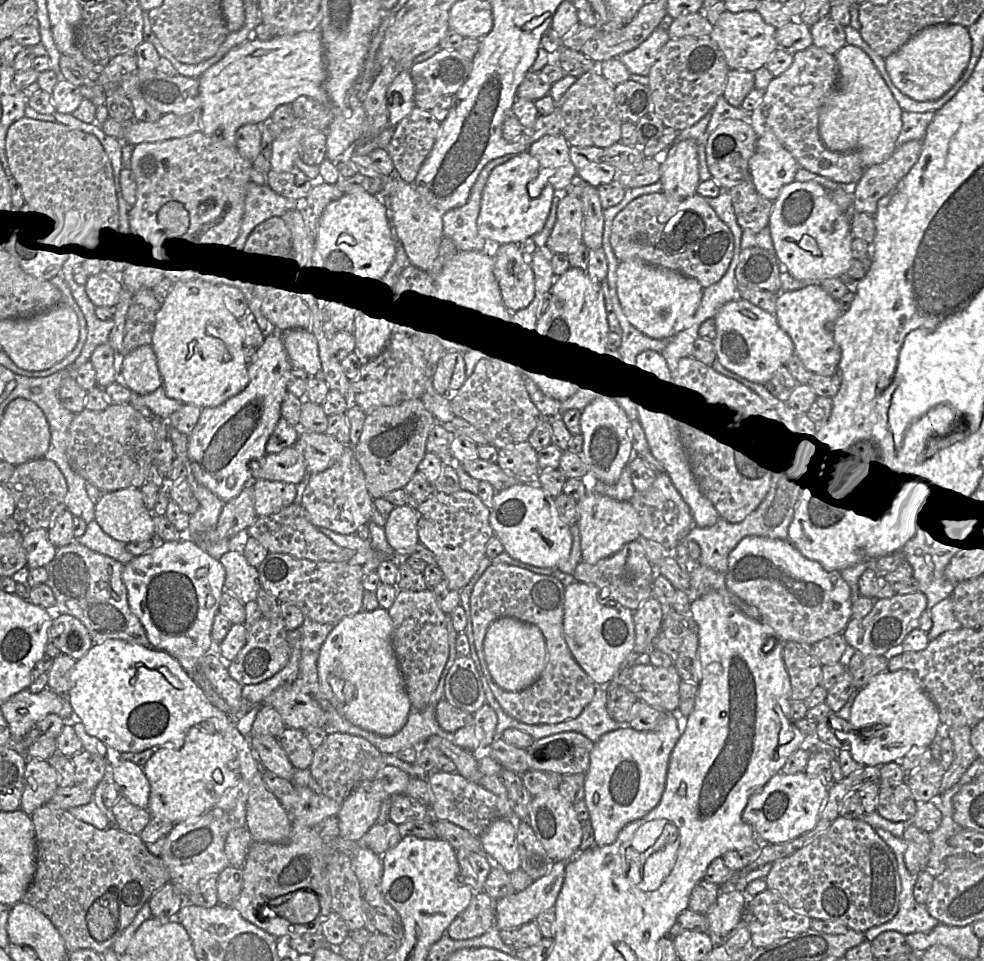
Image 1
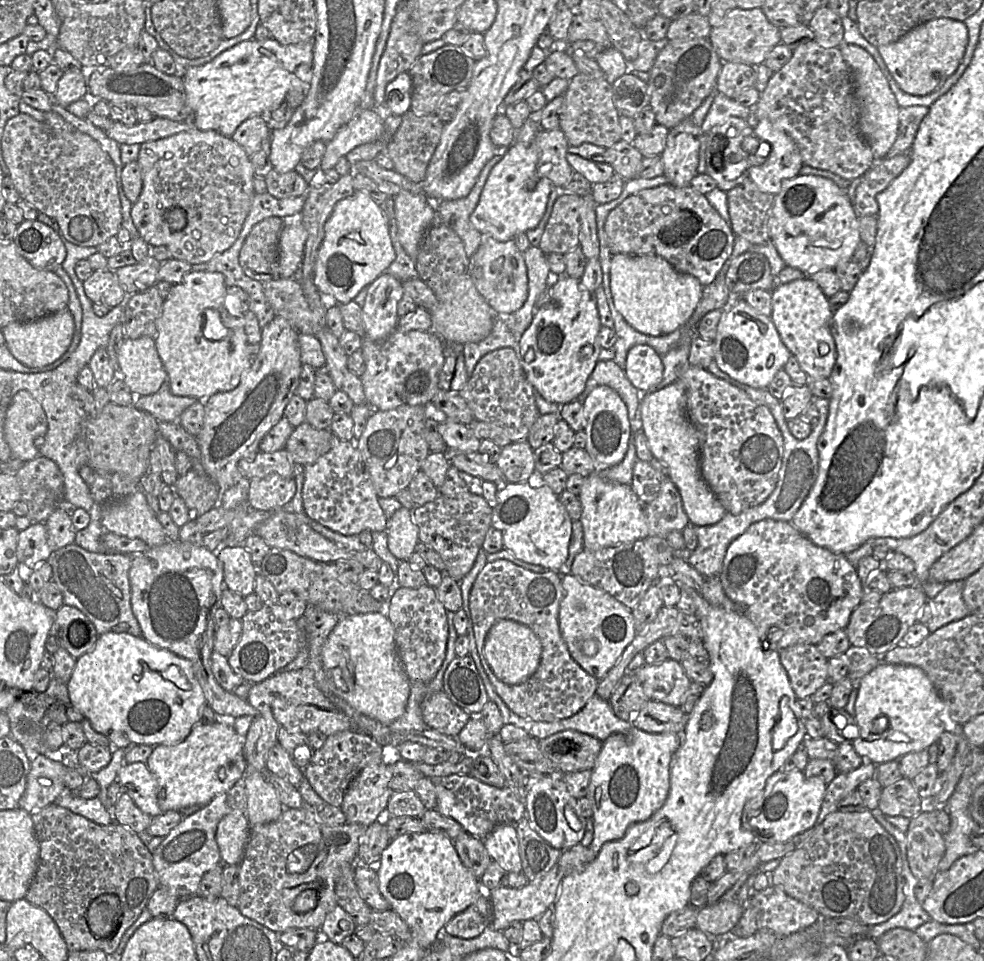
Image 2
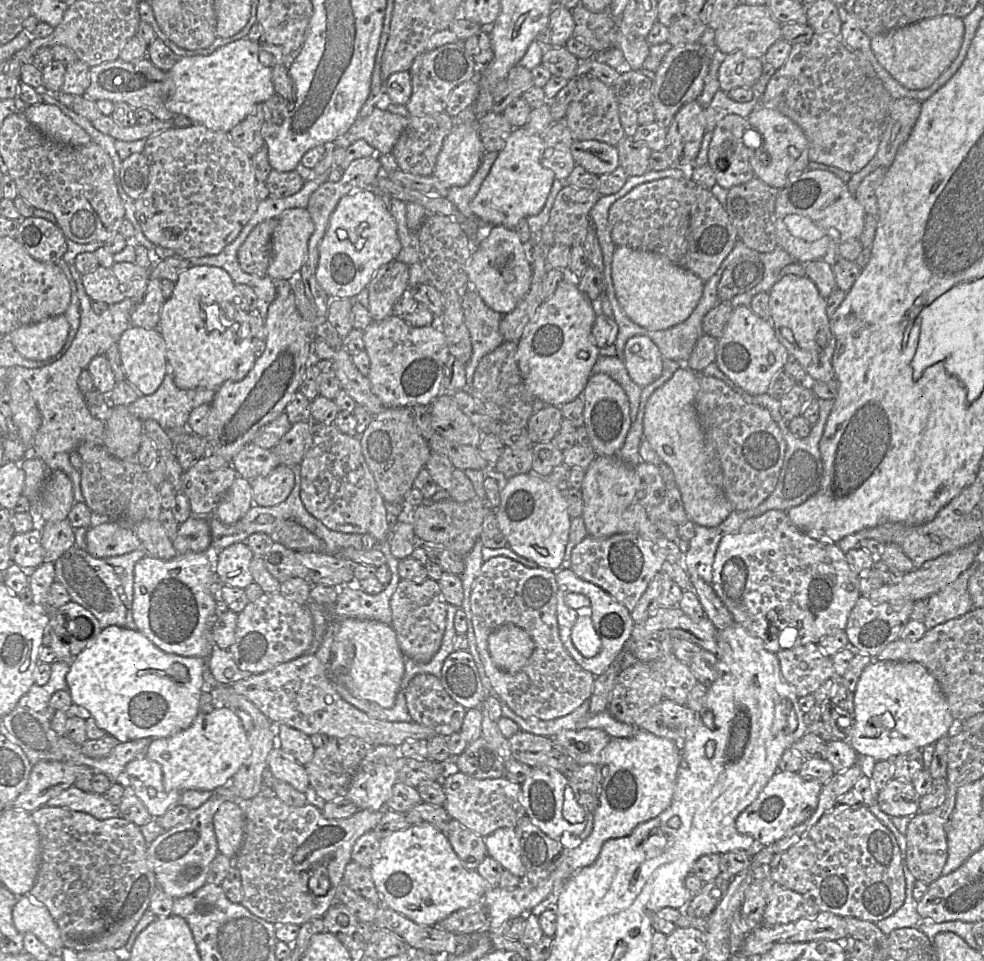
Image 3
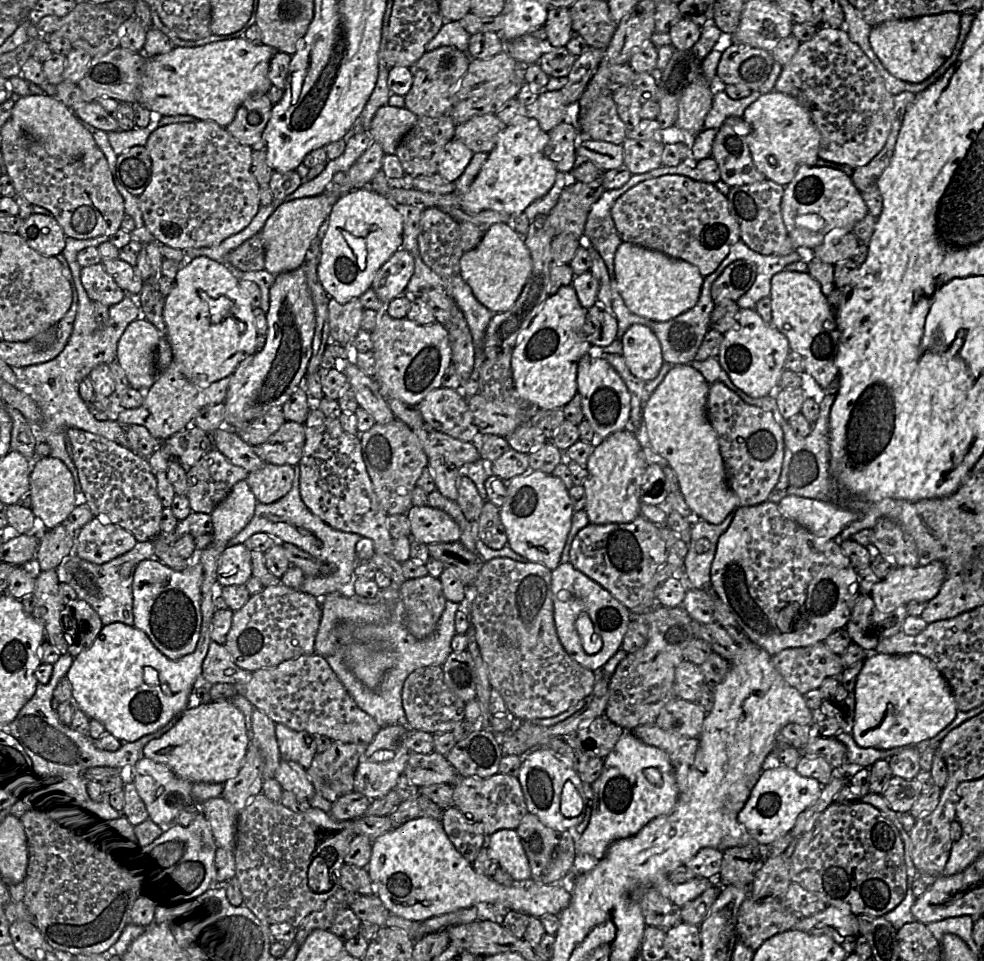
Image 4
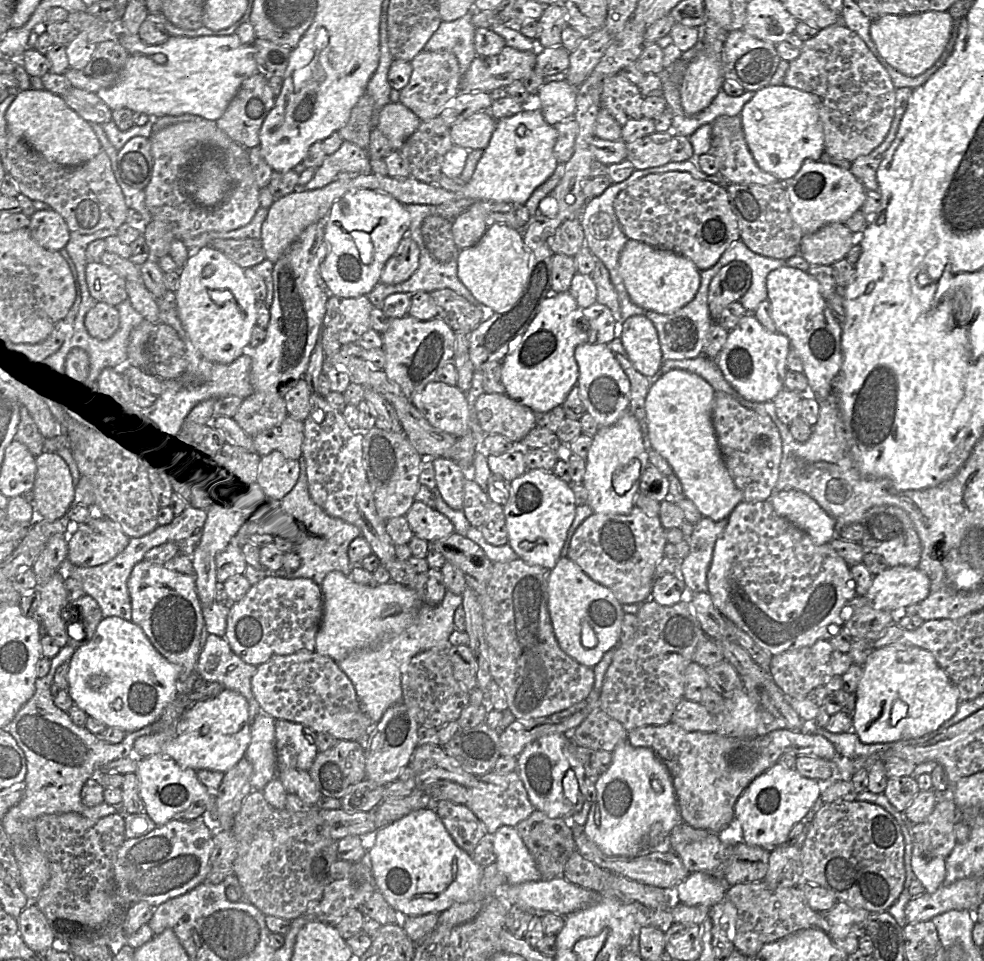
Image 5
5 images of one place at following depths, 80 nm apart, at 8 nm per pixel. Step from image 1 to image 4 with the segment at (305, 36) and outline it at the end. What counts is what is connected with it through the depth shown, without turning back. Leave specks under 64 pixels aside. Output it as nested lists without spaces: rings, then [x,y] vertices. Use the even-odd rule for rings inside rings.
[[[235,38],[230,40],[220,40],[198,47],[174,47],[169,53],[160,54],[153,57],[146,57],[140,89],[140,104],[138,105],[147,108],[155,115],[191,115],[198,120],[211,121],[218,124],[219,126],[226,127],[233,121],[237,109],[246,98],[248,98],[253,93],[268,93],[270,90],[272,85],[268,79],[267,74],[269,70],[270,60],[276,52],[277,50],[273,47],[263,44],[255,45],[253,42],[250,42],[245,38]]]

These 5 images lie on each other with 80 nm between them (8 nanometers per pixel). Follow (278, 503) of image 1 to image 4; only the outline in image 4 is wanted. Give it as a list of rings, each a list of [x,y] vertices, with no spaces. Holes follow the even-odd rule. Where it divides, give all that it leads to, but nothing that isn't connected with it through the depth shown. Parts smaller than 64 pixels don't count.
[[[265,463],[258,470],[250,472],[246,481],[258,502],[270,504],[291,490],[293,478],[293,466]]]

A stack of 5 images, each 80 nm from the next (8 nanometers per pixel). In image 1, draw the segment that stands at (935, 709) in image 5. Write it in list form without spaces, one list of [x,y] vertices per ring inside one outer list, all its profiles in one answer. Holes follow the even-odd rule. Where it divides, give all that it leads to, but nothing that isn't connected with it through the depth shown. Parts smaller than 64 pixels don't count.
[[[906,669],[886,670],[872,677],[851,710],[851,751],[865,765],[901,761],[908,753],[928,748],[941,725],[939,711],[916,675]]]

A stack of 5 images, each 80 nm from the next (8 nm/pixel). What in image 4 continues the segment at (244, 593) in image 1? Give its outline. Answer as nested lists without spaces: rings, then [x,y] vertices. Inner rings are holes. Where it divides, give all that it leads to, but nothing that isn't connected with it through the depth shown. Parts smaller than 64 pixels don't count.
[[[246,544],[227,546],[218,559],[217,581],[220,586],[246,585],[252,576],[251,550]]]

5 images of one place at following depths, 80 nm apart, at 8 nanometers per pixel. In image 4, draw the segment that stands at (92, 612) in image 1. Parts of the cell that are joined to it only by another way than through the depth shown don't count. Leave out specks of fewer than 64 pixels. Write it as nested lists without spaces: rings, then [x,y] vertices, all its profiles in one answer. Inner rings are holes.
[[[153,540],[138,541],[130,551],[101,565],[83,560],[73,552],[56,570],[59,582],[69,584],[75,590],[78,599],[86,601],[98,613],[103,625],[121,622],[133,626],[134,573],[139,562],[152,557],[154,557]]]

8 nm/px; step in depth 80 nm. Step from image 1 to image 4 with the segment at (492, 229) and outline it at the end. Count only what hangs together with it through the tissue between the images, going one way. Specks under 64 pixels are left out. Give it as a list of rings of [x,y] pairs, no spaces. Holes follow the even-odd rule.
[[[532,114],[525,119],[518,119],[517,122],[505,125],[498,133],[495,147],[489,153],[469,190],[464,194],[451,192],[454,200],[471,213],[483,210],[495,210],[510,215],[524,213],[524,210],[532,202],[545,196],[555,182],[558,171],[544,154],[548,141],[548,133],[541,129],[537,119]]]

